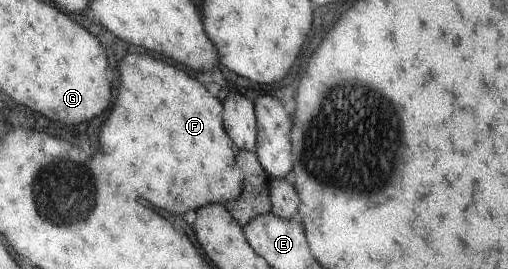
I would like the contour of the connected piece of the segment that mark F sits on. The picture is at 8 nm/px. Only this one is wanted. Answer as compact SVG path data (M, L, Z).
M128 53L120 71L122 85L116 105L100 128L99 143L106 153L97 167L92 156L90 169L96 175L96 187L110 193L106 197L116 191L138 193L144 201L174 215L206 203L236 199L242 173L234 161L234 143L220 125L220 101L182 69L144 53Z

